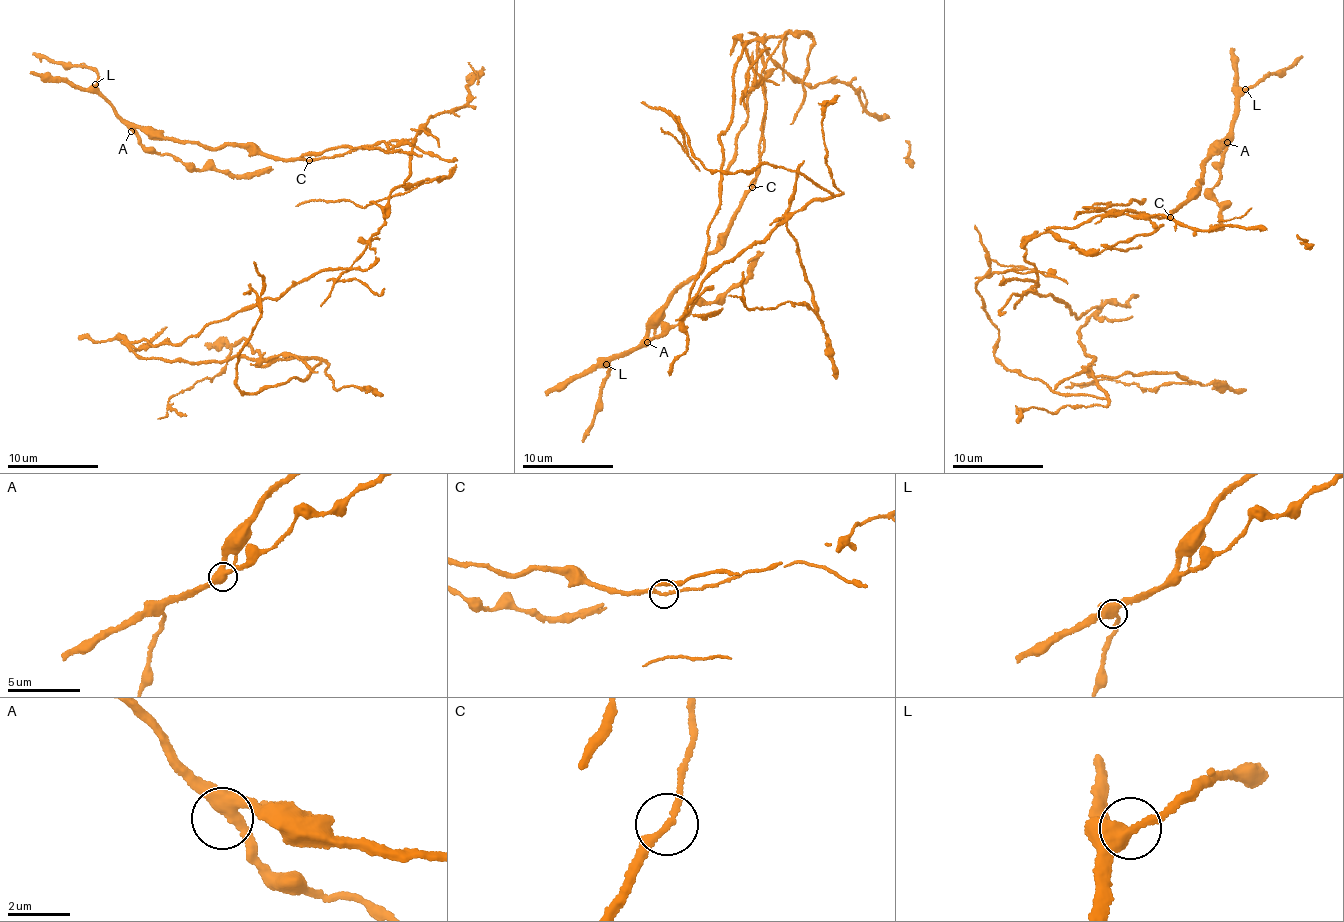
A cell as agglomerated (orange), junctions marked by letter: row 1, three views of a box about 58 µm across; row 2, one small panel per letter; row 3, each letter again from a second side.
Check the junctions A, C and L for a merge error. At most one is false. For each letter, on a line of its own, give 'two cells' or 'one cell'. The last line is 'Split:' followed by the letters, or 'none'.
A: one cell
C: two cells
L: one cell
Split: C

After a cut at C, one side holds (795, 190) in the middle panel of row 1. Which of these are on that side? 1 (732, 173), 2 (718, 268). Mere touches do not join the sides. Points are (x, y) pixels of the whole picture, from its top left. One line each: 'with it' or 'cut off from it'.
1: with it
2: with it

